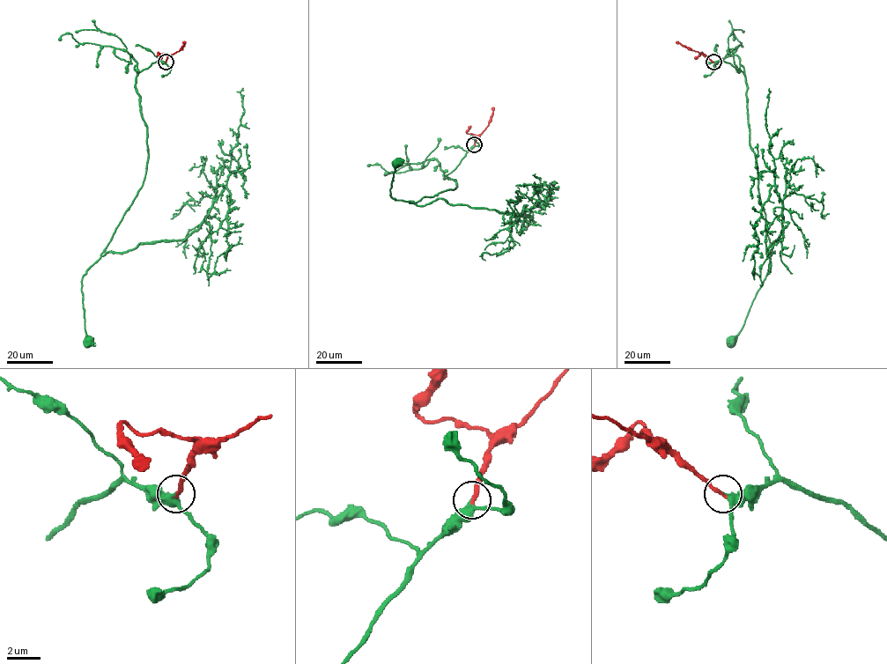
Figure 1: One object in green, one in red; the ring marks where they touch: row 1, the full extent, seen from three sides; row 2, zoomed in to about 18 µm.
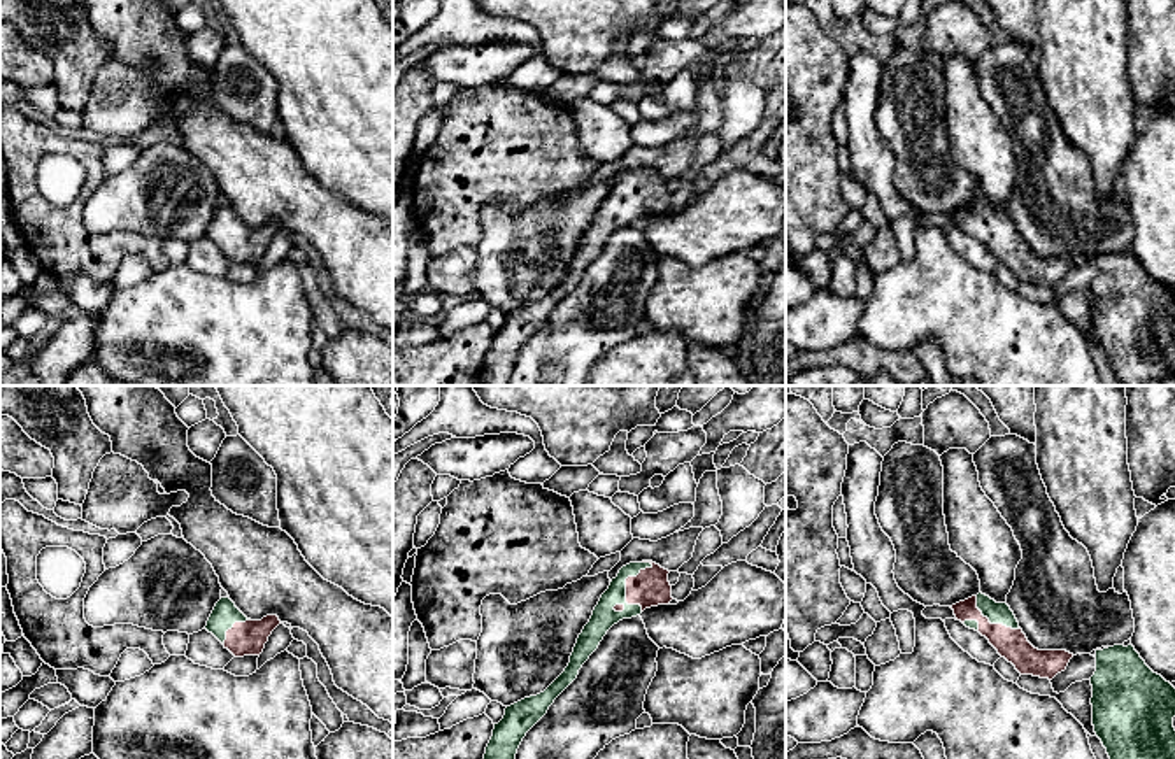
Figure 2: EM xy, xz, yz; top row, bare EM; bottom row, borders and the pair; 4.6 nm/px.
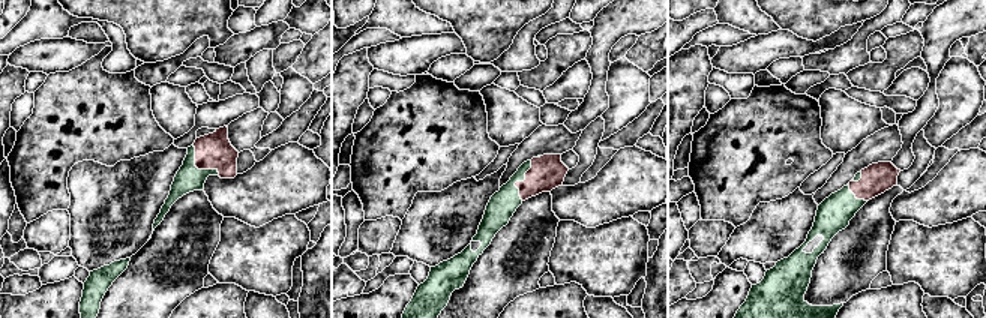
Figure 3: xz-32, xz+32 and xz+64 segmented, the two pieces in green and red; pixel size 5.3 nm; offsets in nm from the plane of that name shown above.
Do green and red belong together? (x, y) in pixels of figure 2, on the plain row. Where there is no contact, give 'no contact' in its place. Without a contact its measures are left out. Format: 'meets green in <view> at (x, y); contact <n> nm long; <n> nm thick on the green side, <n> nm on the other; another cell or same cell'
meets green in xz at (625, 191); contact 280 nm long; 110 nm thick on the green side, 170 nm on the other; same cell

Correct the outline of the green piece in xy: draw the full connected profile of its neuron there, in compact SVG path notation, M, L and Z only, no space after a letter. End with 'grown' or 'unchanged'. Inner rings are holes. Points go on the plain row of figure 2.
M221 205L205 237L212 240L235 265L260 263L272 238L281 231L277 223L261 228L247 226L230 205Z; grown

